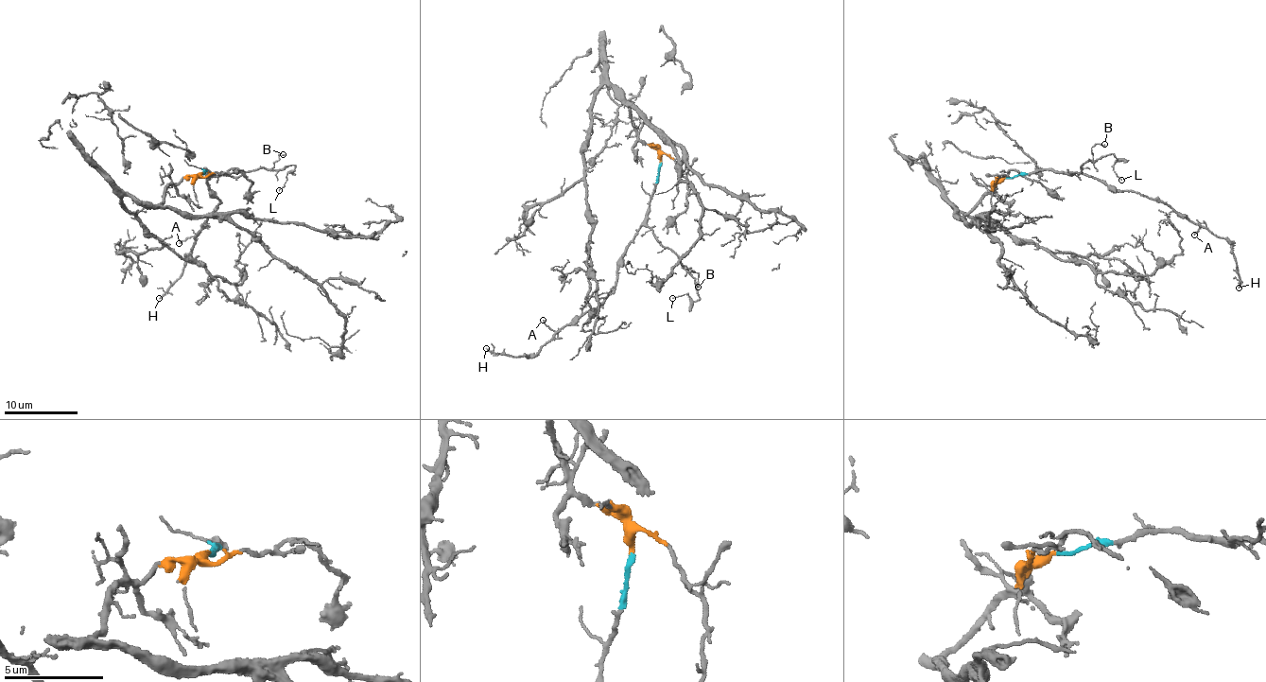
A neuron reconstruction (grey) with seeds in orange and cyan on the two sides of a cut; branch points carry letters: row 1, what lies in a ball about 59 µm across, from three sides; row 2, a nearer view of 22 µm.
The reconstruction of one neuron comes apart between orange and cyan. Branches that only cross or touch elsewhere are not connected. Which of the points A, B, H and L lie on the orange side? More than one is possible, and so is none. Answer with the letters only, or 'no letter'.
no letter

